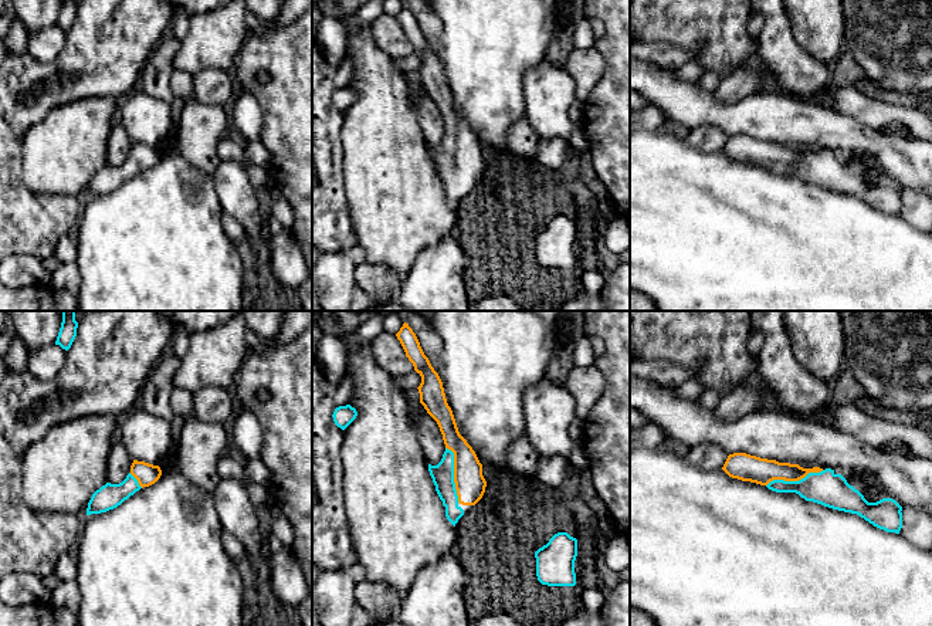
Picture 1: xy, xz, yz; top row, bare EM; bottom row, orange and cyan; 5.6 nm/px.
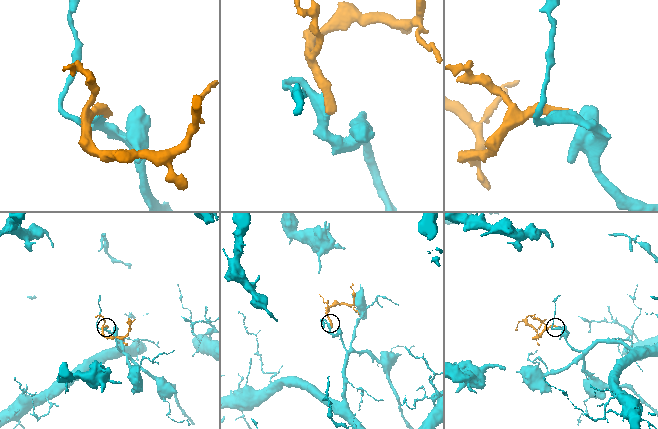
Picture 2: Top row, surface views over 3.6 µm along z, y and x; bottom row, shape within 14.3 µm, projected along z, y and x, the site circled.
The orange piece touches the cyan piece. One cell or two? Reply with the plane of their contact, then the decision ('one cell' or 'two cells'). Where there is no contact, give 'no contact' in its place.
xz | one cell

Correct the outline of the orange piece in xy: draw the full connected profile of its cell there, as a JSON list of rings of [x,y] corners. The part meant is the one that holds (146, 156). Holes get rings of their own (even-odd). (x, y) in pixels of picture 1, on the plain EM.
[[[133,142],[131,155],[119,166],[106,165],[96,172],[87,190],[87,197],[101,196],[116,190],[136,173],[155,166],[162,158],[159,148]]]

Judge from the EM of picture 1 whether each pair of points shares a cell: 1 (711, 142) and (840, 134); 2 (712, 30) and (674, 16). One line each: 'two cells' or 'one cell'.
1: two cells
2: one cell

